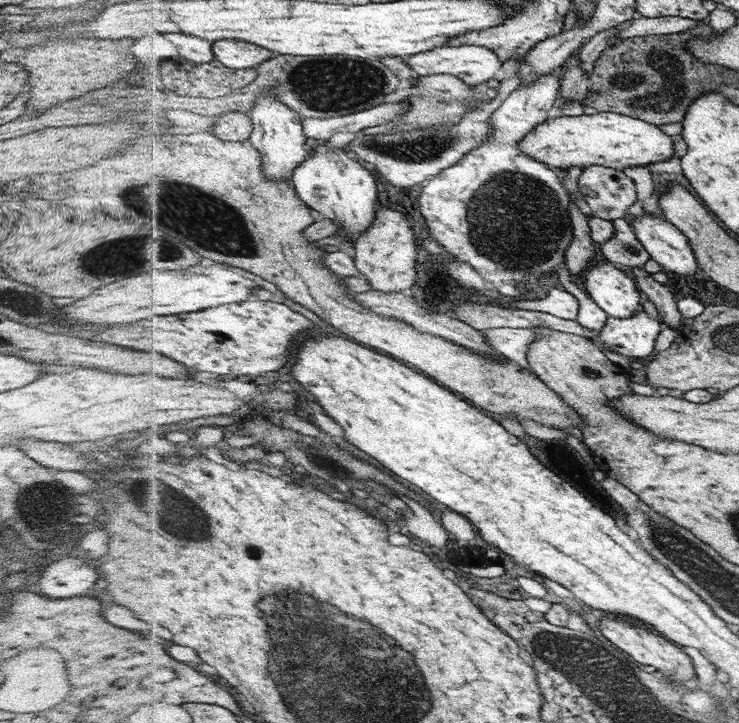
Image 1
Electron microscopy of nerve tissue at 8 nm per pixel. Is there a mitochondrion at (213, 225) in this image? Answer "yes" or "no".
yes

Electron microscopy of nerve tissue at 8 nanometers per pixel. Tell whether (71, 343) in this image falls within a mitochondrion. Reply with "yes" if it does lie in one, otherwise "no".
no

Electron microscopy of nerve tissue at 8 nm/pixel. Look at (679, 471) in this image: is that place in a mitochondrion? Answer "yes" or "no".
no

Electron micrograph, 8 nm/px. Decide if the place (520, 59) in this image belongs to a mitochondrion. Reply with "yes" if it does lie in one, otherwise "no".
no

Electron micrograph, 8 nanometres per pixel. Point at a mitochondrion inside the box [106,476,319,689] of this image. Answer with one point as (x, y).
(183, 517)

